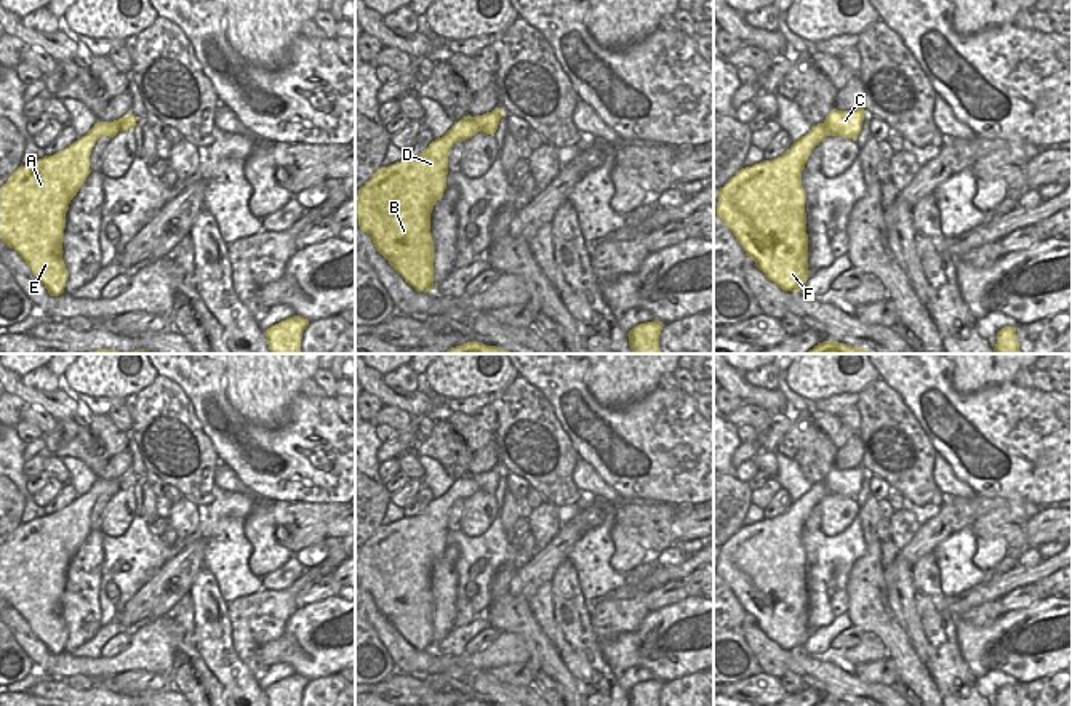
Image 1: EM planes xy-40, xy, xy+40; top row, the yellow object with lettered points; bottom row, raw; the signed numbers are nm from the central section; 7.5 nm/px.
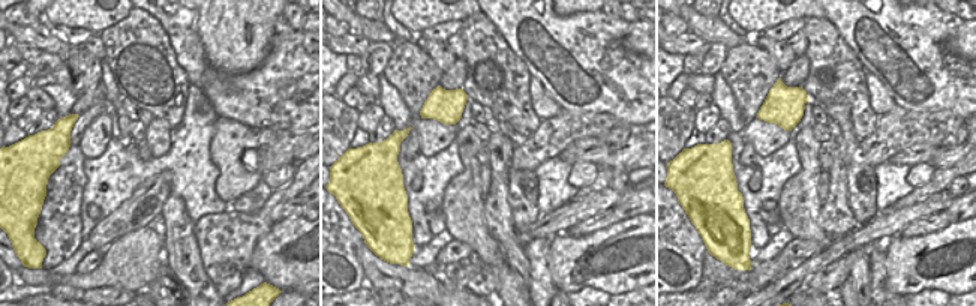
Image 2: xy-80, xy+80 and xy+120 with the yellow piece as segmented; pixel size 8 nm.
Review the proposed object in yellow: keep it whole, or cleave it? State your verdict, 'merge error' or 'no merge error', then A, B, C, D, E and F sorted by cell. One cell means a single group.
merge error; A B D E F / C

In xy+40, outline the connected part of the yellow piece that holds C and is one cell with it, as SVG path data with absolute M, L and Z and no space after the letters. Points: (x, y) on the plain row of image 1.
M862 466L853 469L832 467L824 482L830 495L842 495L854 499L862 487L864 472L866 469Z

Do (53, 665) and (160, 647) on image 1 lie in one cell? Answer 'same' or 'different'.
same

